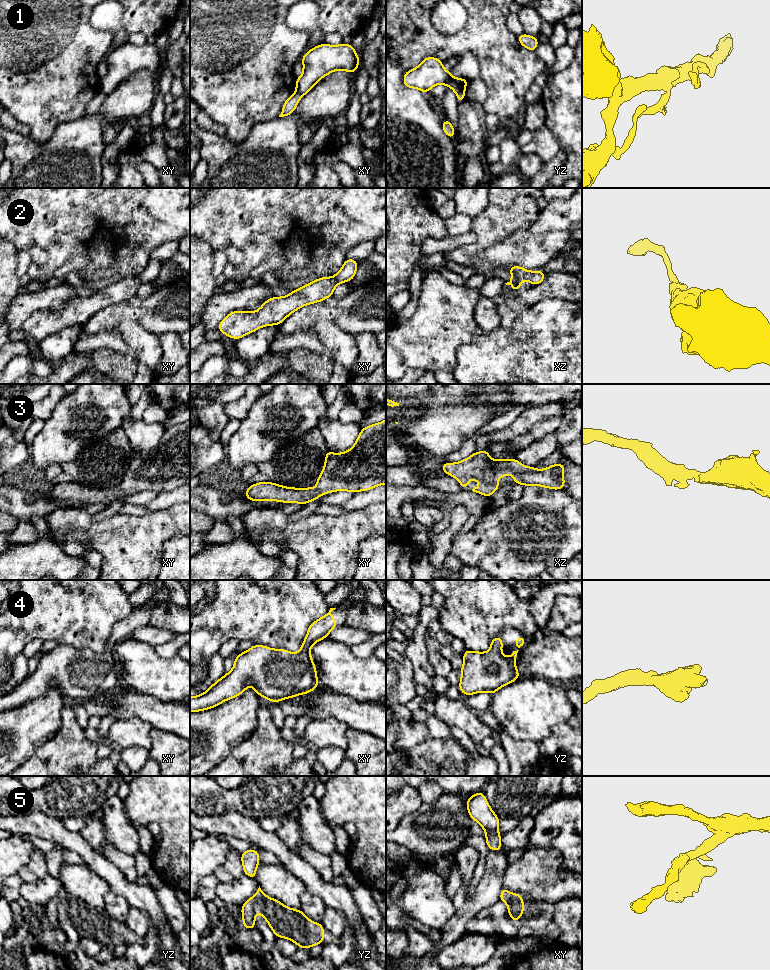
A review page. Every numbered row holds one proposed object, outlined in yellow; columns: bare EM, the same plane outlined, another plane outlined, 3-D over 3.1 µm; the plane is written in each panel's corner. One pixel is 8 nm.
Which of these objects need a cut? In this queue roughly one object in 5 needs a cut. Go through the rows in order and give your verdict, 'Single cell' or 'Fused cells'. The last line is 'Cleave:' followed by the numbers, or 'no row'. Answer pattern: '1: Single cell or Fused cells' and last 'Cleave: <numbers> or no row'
1: Fused cells
2: Single cell
3: Single cell
4: Single cell
5: Fused cells
Cleave: 1, 5

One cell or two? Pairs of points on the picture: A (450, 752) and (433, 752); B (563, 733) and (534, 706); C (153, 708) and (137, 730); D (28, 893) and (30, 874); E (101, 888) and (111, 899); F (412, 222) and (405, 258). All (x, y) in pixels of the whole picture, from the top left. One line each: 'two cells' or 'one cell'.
A: one cell
B: two cells
C: two cells
D: two cells
E: two cells
F: one cell

